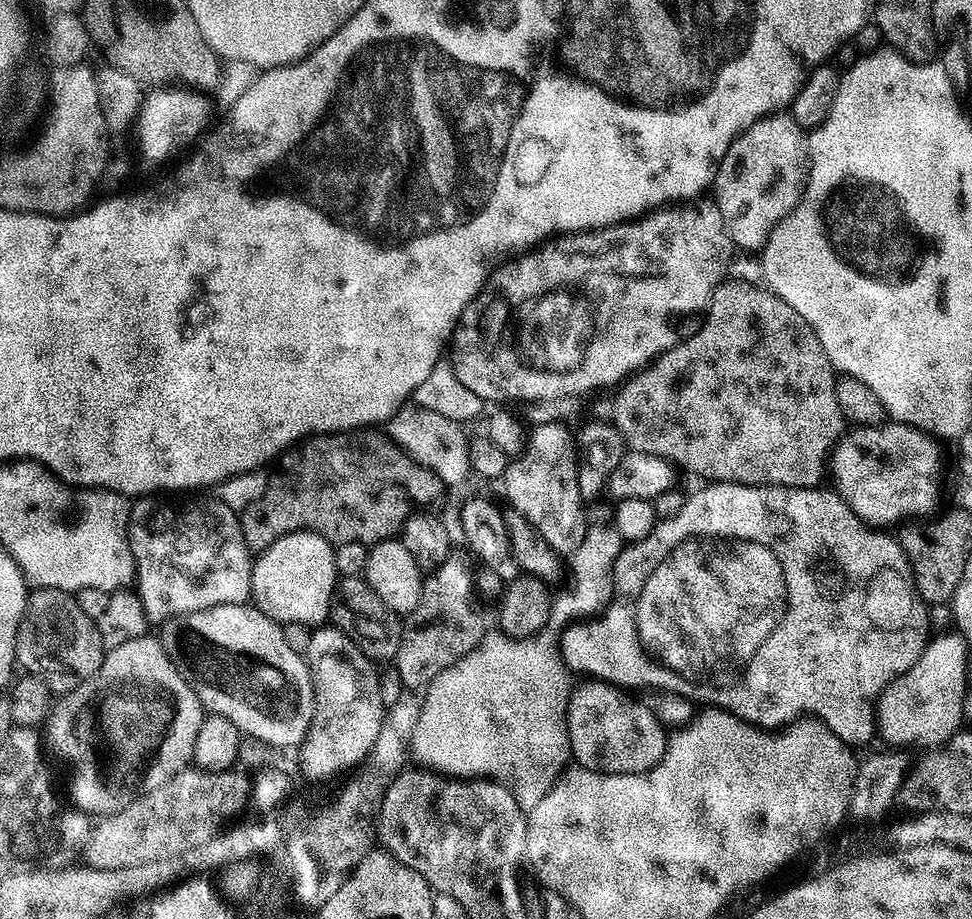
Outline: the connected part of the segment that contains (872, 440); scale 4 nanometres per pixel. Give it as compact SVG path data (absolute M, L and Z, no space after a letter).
M909 424L856 426L845 431L830 452L830 480L832 476L835 491L856 517L869 526L899 525L913 518L928 518L940 504L940 475L944 472L940 444L937 437Z

